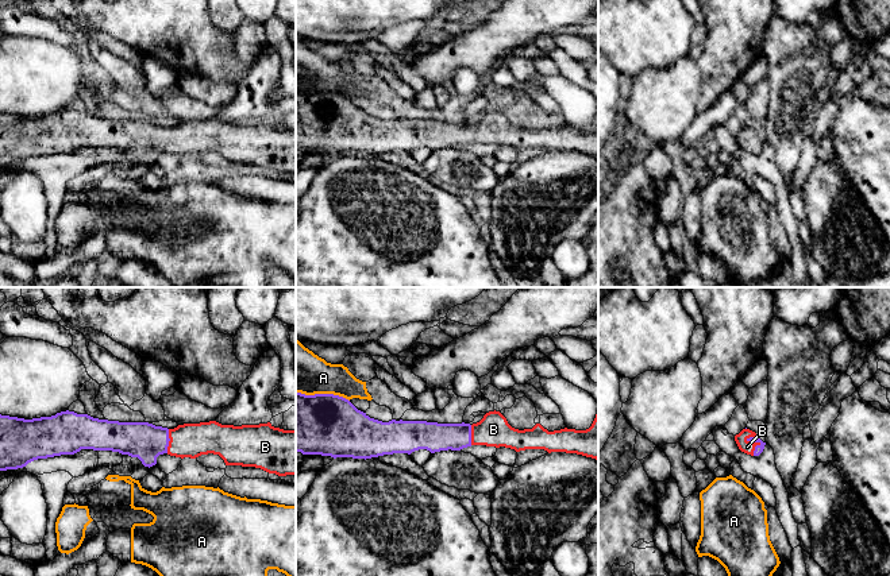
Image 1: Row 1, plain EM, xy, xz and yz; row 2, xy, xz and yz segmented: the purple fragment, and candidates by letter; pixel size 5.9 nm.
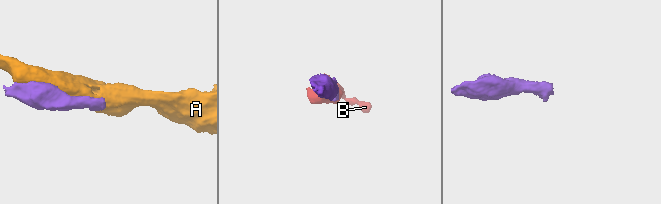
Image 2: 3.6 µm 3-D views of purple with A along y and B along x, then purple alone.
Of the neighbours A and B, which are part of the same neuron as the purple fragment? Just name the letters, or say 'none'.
B

